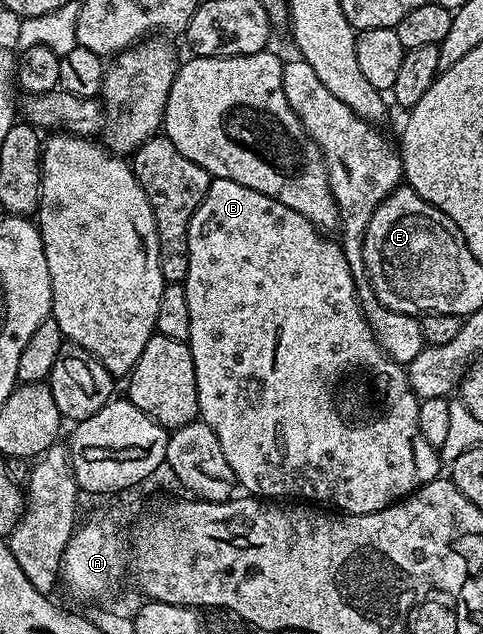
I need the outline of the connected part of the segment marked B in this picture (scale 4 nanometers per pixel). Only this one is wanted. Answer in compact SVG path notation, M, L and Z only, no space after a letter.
M212 179L201 206L197 206L187 227L185 254L189 258L185 281L189 298L189 343L197 374L199 414L213 434L217 434L221 454L225 454L232 477L238 487L239 484L243 487L244 493L255 498L294 498L299 502L318 502L340 513L356 516L387 508L440 475L440 453L425 438L425 434L421 434L421 426L417 422L420 399L409 386L406 367L393 362L393 358L381 350L377 338L373 338L369 322L359 305L359 290L353 282L353 274L349 274L349 262L345 262L342 244L316 228L309 218L297 210L289 210L289 206L257 190L249 190L249 186L241 186L232 180Z

